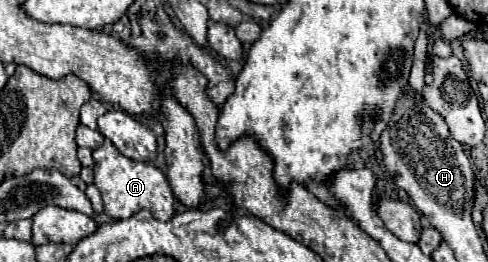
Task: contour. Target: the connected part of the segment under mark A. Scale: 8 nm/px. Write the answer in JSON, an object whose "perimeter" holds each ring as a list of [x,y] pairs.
{"perimeter":[[[106,140],[100,148],[94,150],[94,184],[102,194],[104,212],[112,220],[124,220],[132,214],[148,208],[154,218],[168,222],[174,216],[174,194],[166,176],[152,164],[134,162],[118,152],[118,148]]]}

